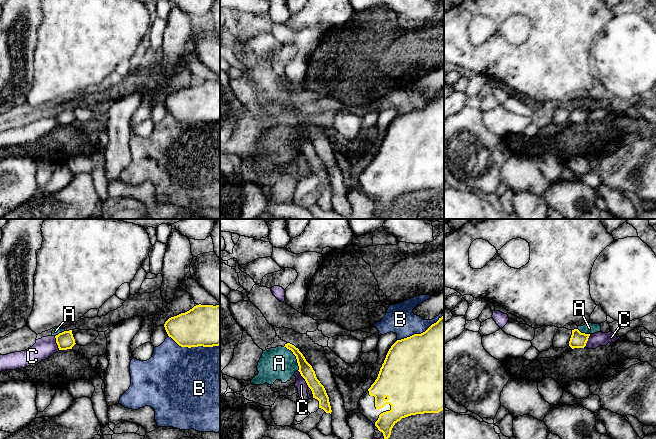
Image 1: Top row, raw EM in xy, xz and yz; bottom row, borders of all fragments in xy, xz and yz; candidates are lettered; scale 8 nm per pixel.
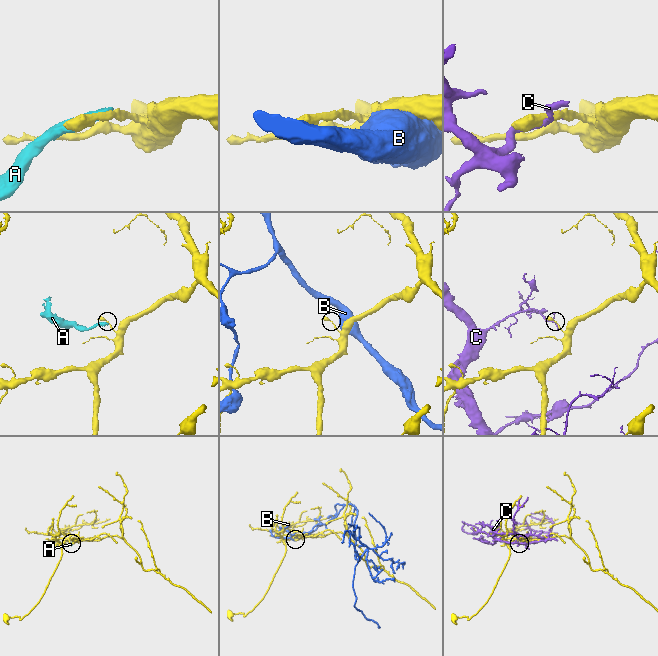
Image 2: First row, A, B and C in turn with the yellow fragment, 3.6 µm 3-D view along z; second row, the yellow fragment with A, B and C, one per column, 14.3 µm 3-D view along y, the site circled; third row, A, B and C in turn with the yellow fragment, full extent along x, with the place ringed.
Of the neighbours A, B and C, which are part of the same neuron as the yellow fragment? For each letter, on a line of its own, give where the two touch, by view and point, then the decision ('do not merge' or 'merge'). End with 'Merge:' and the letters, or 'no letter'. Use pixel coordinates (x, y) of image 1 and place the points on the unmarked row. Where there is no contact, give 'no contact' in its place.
A: contact xz (296, 133); do not merge
B: contact xy (194, 122); do not merge
C: contact xz (303, 153); do not merge
Merge: no letter

